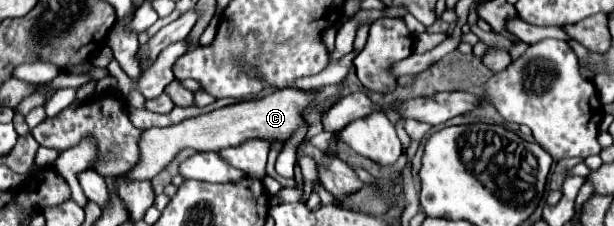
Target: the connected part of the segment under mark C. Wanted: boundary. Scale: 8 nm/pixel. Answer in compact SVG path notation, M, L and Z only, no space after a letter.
M280 89L264 99L258 101L246 101L246 103L236 103L230 107L222 107L222 109L214 109L210 113L202 113L198 117L190 117L184 119L182 123L164 127L164 129L148 129L142 133L138 145L140 145L140 159L138 163L126 171L124 175L128 175L128 179L152 179L154 175L158 175L174 157L178 151L192 147L196 151L222 151L226 147L234 147L240 145L246 139L254 139L254 137L262 137L262 139L282 139L286 141L296 127L302 123L302 113L308 109L308 101L312 101L314 97L300 91L300 89Z

